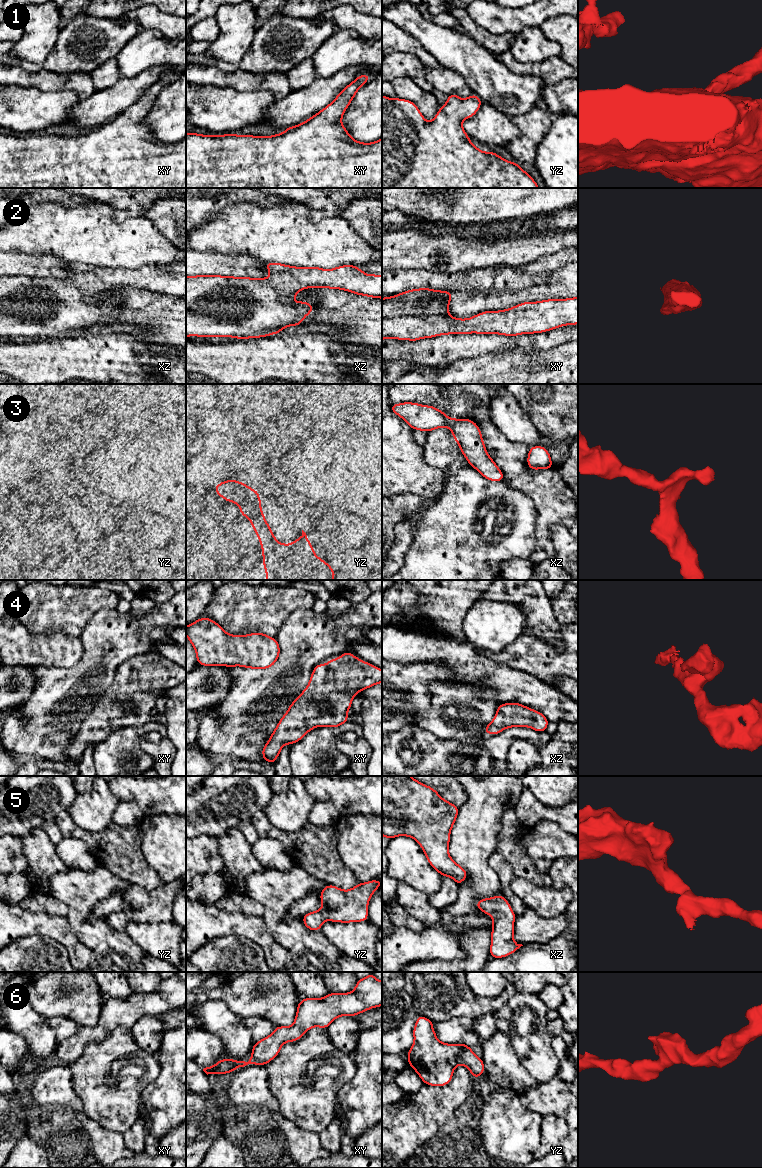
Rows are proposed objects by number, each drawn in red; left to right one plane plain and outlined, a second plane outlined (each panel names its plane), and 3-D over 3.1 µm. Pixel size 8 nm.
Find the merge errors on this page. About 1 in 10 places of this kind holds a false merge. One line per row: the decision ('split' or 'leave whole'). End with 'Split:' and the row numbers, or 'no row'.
1: leave whole
2: leave whole
3: leave whole
4: leave whole
5: leave whole
6: leave whole
Split: no row

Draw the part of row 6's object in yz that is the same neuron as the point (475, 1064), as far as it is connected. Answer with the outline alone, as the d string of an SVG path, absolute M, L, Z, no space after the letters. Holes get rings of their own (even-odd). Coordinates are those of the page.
M418 1015L416 1025L413 1027L414 1042L407 1052L408 1065L420 1076L424 1084L430 1086L446 1086L453 1077L454 1069L459 1065L464 1065L477 1079L485 1072L484 1062L464 1043L447 1044L437 1039L433 1029L433 1021L422 1015Z

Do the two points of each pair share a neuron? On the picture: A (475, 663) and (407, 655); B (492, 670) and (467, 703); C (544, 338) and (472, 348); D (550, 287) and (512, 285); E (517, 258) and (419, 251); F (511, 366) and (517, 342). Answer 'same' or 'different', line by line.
A: same
B: different
C: same
D: different
E: same
F: different

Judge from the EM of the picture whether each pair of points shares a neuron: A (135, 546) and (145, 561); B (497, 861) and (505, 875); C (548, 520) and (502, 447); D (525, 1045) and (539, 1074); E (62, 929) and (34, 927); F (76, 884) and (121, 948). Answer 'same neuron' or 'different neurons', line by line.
A: different neurons
B: same neuron
C: same neuron
D: same neuron
E: same neuron
F: same neuron

